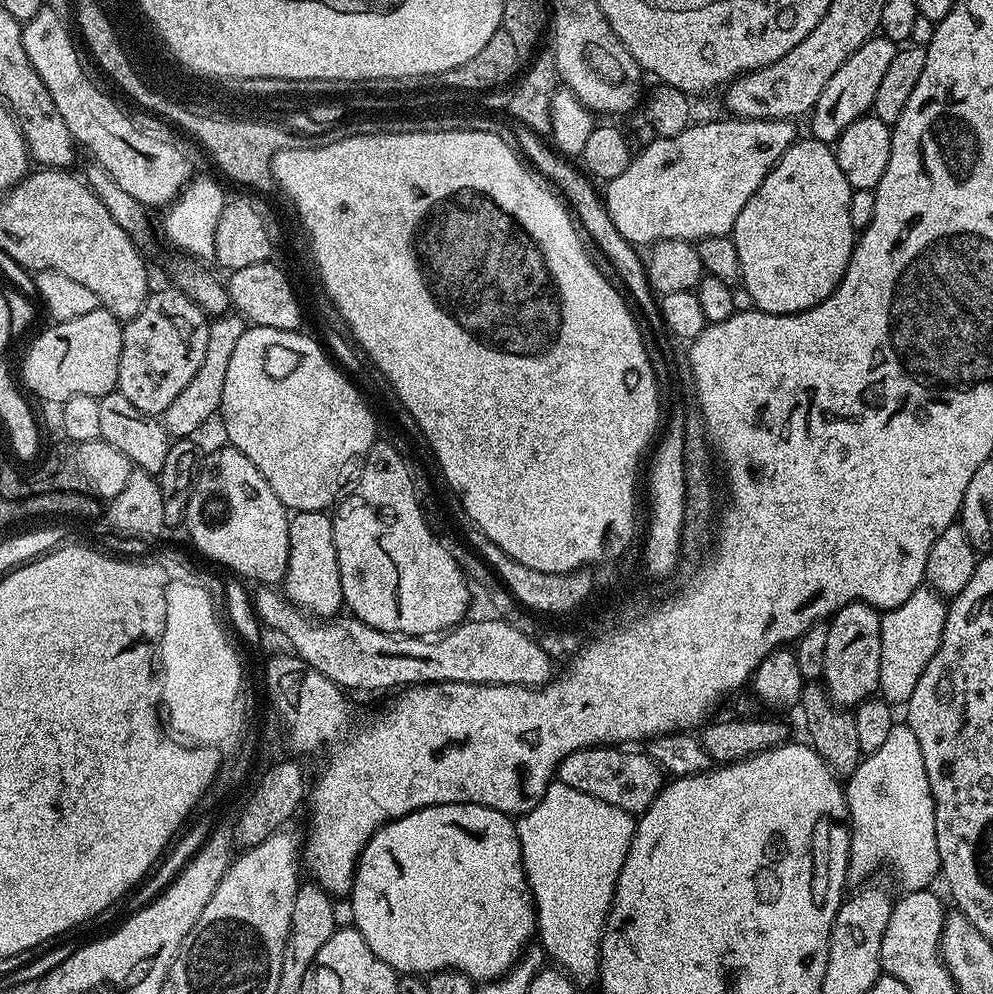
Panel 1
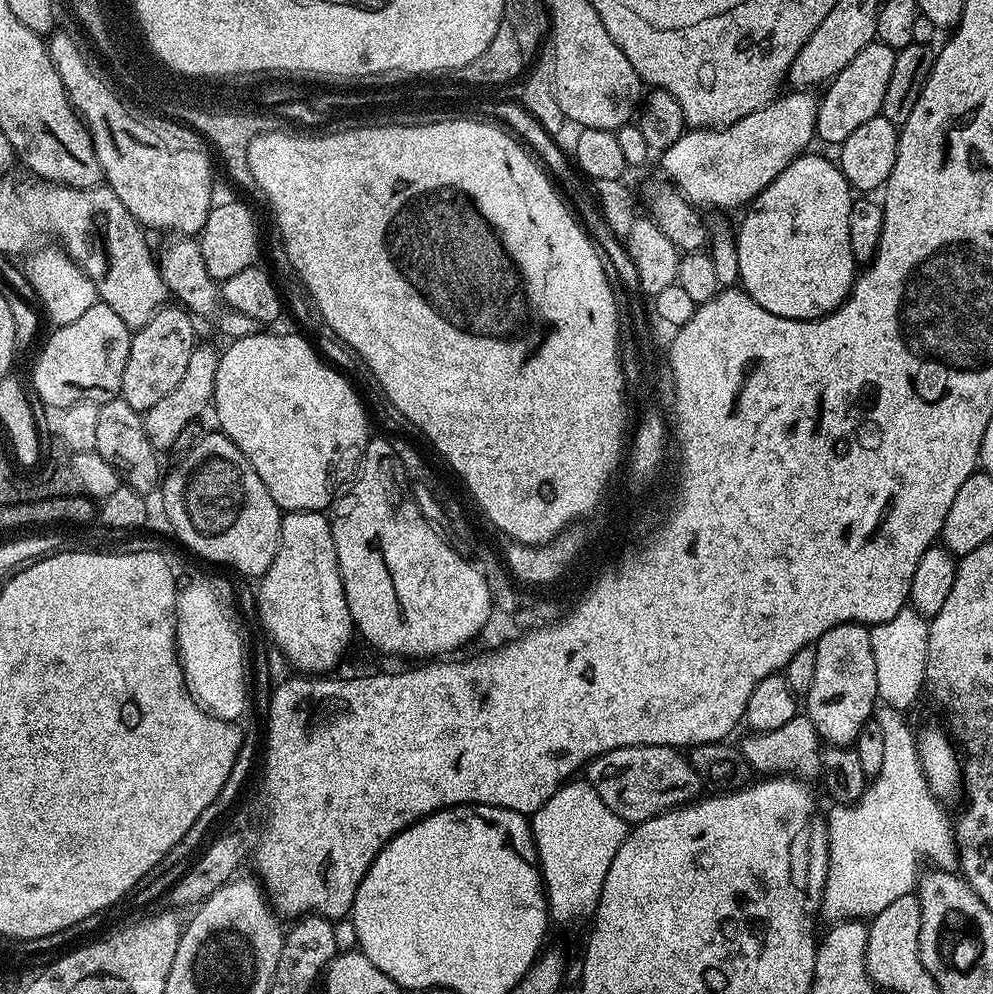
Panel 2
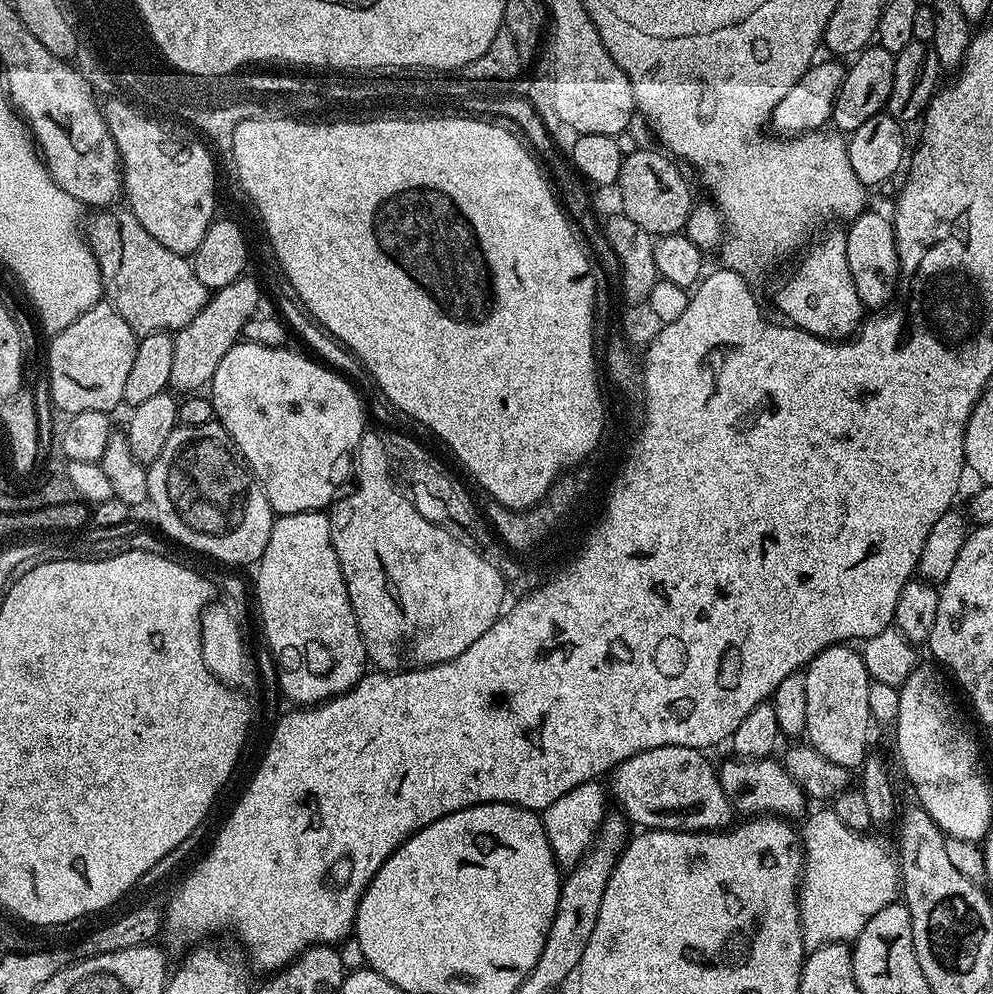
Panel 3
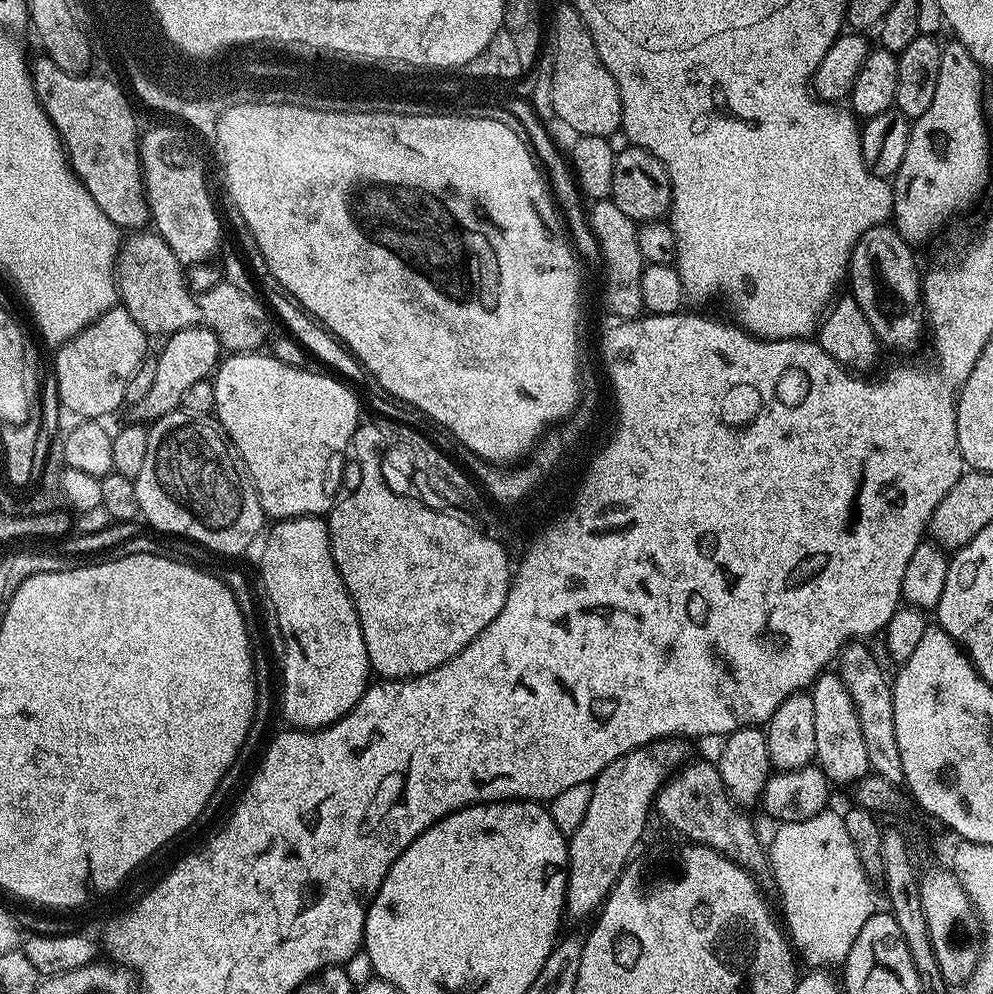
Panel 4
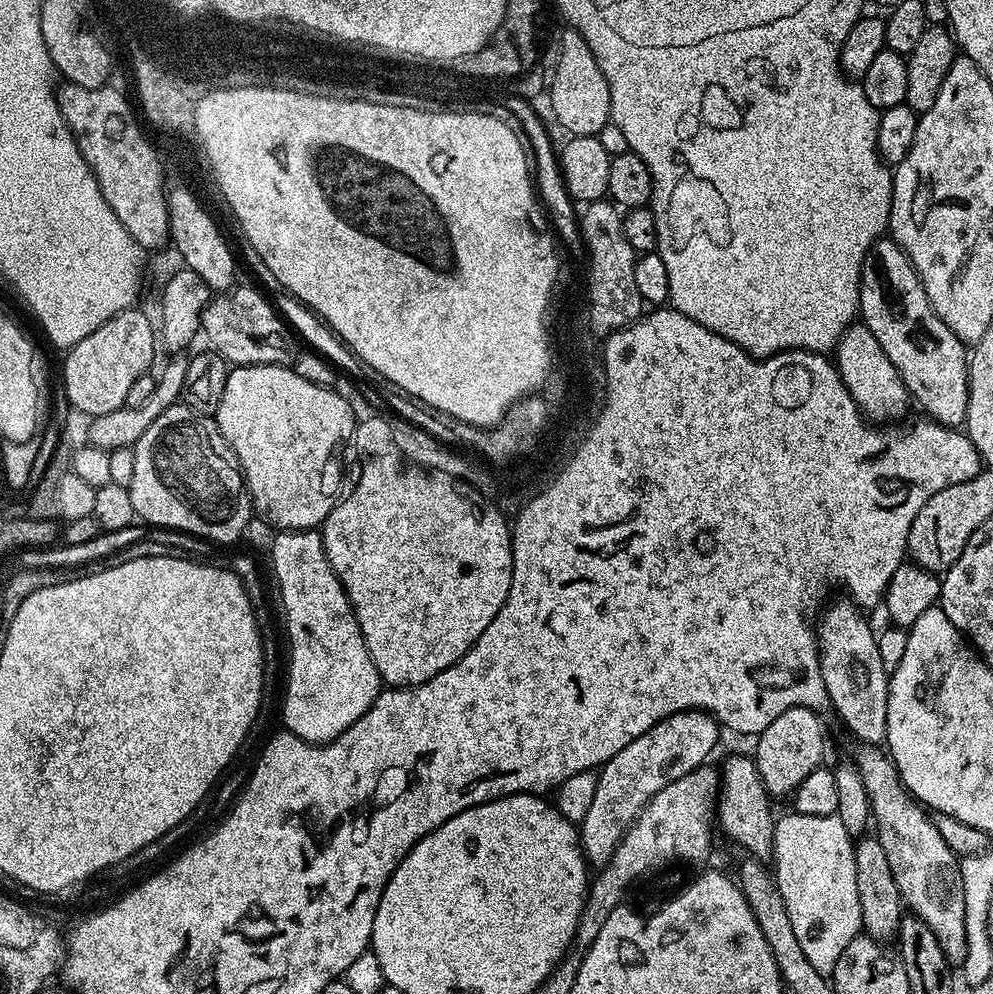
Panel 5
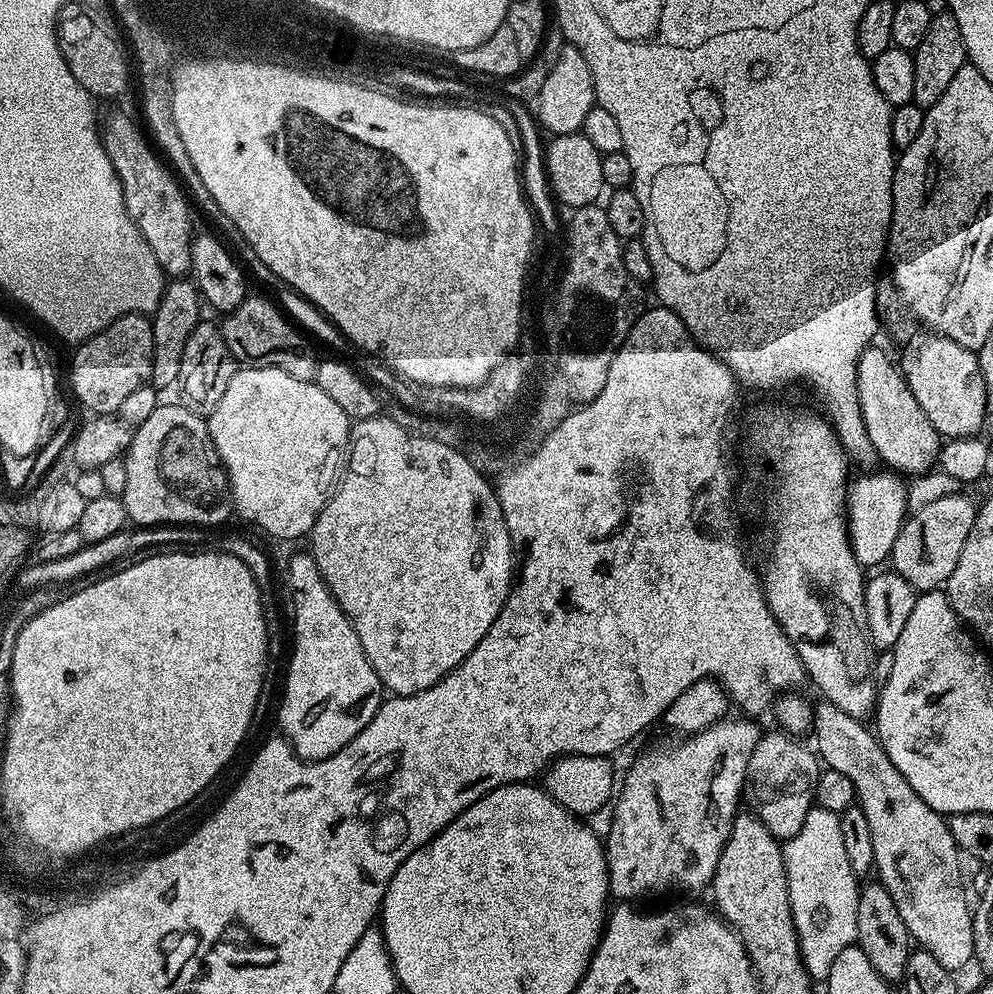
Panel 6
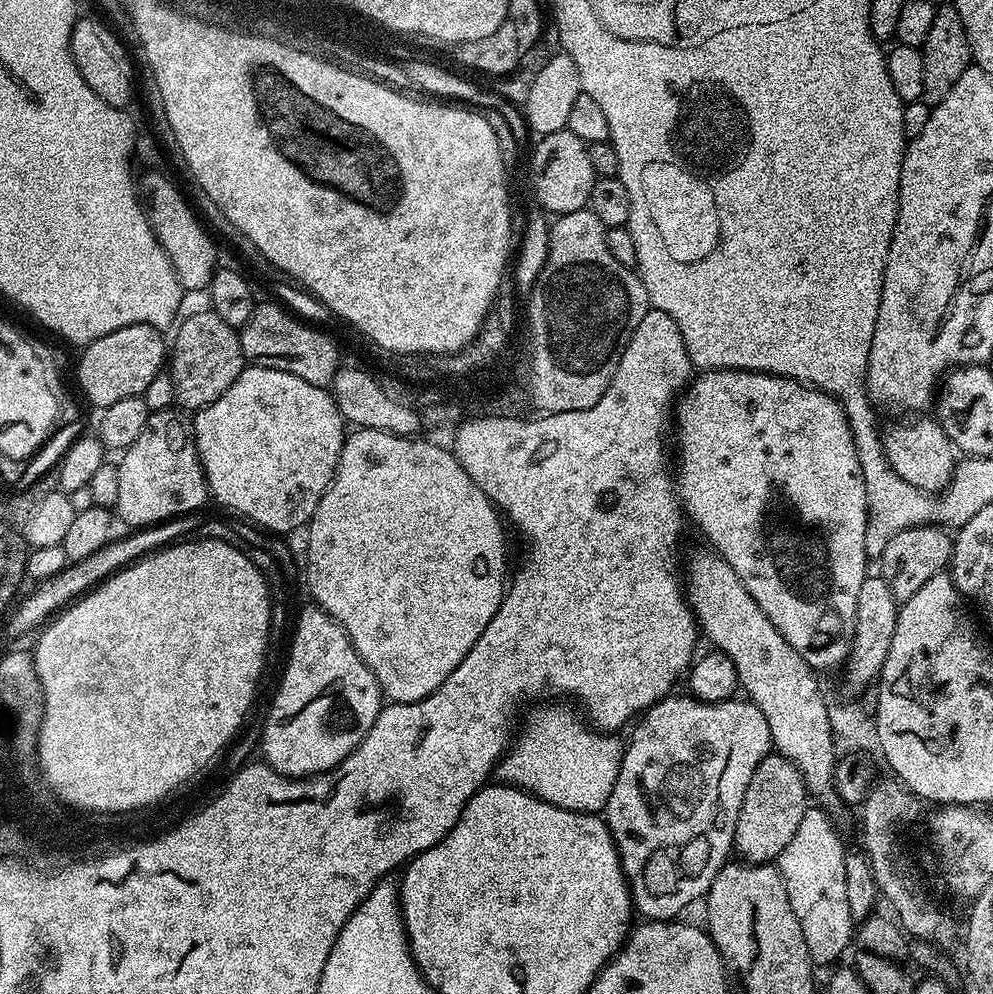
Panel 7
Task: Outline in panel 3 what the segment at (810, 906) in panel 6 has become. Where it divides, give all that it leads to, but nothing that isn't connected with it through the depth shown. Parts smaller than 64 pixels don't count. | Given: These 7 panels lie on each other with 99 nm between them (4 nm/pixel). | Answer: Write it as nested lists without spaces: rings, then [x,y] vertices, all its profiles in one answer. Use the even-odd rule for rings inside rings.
[[[835,810],[816,812],[803,821],[802,879],[800,882],[800,925],[804,935],[804,947],[811,950],[827,944],[848,944],[855,942],[858,934],[862,934],[862,926],[882,910],[882,906],[893,903],[901,891],[901,872],[895,855],[888,853],[888,848],[872,834],[855,832],[838,818]]]

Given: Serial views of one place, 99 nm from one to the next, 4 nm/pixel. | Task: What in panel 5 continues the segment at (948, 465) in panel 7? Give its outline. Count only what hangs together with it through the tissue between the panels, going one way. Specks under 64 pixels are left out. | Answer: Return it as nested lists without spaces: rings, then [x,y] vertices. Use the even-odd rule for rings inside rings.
[[[853,322],[840,336],[834,349],[834,363],[846,390],[850,390],[854,402],[869,421],[900,420],[907,414],[910,405],[908,387],[902,382],[898,370],[894,370],[894,362],[886,358],[886,350],[882,350],[878,338],[870,334],[863,322]]]

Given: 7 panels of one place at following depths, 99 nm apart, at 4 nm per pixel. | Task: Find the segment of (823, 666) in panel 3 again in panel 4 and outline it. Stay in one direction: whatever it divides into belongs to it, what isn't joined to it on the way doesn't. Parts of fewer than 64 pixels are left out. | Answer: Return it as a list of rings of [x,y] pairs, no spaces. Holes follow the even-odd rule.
[[[832,670],[821,672],[811,686],[810,695],[814,702],[815,763],[828,775],[833,785],[855,785],[869,775],[870,769],[866,741],[862,738],[862,726],[852,695],[848,693],[843,678]]]

